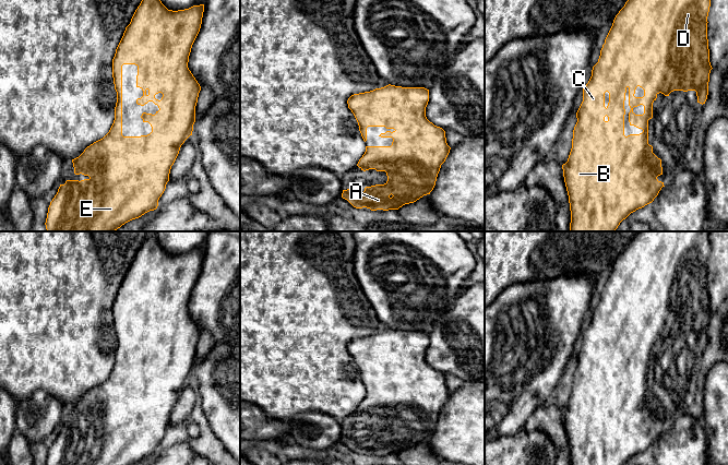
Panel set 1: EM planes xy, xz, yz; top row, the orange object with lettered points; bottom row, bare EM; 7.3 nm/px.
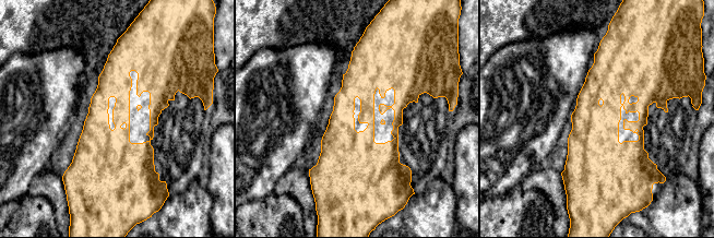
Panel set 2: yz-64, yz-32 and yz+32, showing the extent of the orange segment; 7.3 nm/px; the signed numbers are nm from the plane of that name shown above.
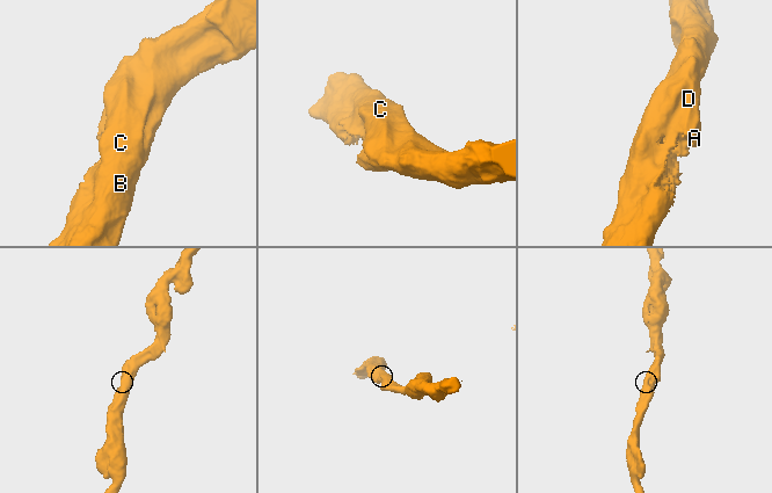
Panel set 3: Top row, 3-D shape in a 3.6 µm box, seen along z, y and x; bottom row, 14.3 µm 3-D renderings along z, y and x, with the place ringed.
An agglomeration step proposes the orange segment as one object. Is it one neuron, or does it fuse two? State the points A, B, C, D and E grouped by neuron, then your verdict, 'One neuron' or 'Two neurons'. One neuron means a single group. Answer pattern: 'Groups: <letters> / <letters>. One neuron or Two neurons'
Groups: A B C D E. One neuron

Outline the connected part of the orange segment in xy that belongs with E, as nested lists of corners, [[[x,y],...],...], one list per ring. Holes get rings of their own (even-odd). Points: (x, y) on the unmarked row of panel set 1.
[[[150,235],[135,254],[130,269],[116,294],[112,303],[112,322],[117,336],[115,365],[109,377],[100,384],[87,391],[76,403],[72,404],[74,418],[88,420],[84,425],[67,425],[60,429],[57,439],[50,446],[46,465],[132,465],[141,462],[158,451],[158,444],[169,426],[169,418],[181,390],[192,380],[195,367],[195,350],[201,331],[188,312],[192,289],[200,276],[204,249],[189,253],[168,254],[159,245],[155,235]],[[122,310],[138,311],[136,332],[143,335],[143,341],[136,348],[144,350],[153,346],[159,355],[155,359],[143,357],[143,367],[148,367],[152,377],[141,381],[122,380]]]

